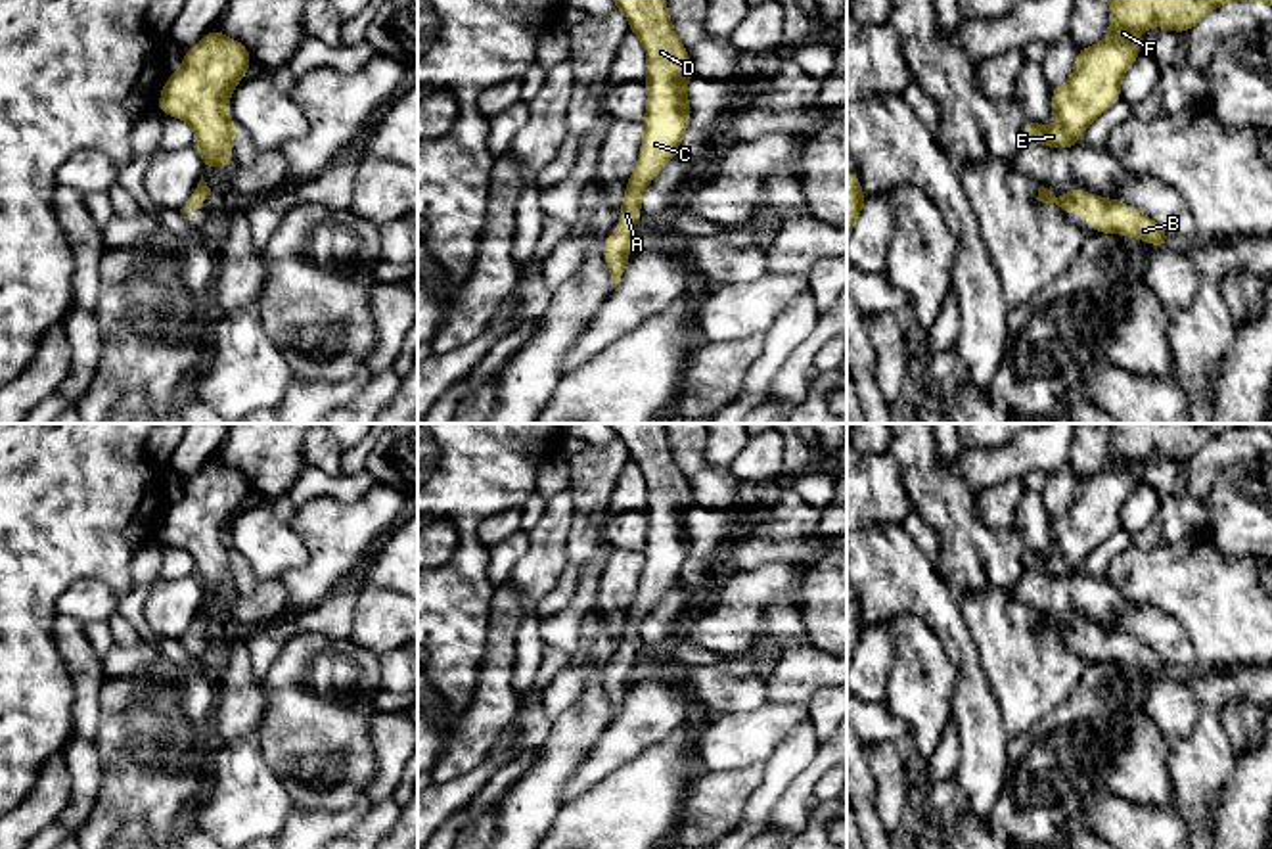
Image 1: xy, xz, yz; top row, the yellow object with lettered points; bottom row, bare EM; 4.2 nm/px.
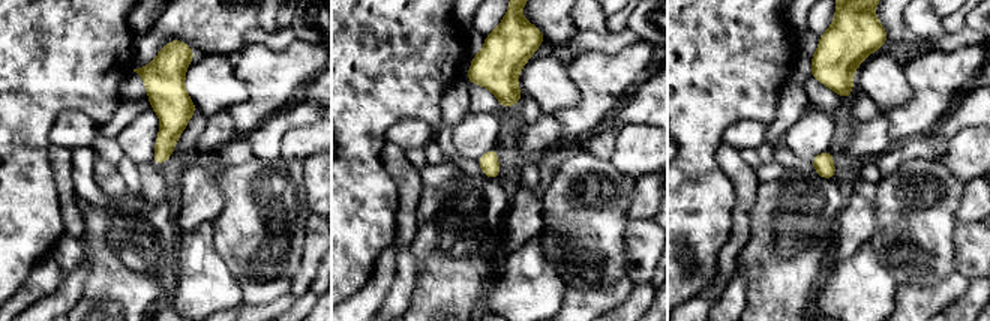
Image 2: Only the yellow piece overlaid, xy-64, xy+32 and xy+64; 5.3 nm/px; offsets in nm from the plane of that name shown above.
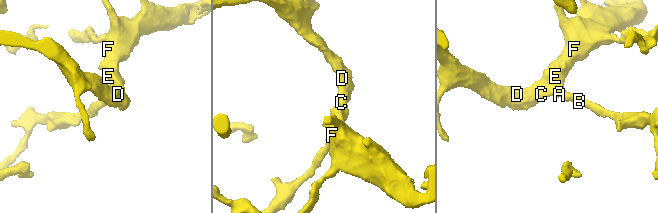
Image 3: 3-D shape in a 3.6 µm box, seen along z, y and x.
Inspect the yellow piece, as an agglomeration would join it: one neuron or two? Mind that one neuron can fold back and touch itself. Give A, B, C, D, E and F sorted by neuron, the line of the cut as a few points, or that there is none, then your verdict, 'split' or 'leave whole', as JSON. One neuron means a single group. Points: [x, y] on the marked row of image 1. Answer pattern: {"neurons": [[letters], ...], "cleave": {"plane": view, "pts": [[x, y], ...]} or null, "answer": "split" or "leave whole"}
{"neurons": [["A", "B", "C", "D", "E", "F"]], "cleave": null, "answer": "leave whole"}

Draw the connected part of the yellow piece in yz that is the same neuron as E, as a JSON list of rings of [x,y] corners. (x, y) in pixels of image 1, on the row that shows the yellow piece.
[[[1109,0],[1109,38],[1088,48],[1079,48],[1077,65],[1071,79],[1052,88],[1054,128],[1044,128],[1034,121],[1023,125],[1023,140],[1044,144],[1050,148],[1080,146],[1080,132],[1103,111],[1121,100],[1121,79],[1124,71],[1142,56],[1136,36],[1153,25],[1167,31],[1186,33],[1197,25],[1213,8],[1226,2],[1264,2],[1272,0]]]

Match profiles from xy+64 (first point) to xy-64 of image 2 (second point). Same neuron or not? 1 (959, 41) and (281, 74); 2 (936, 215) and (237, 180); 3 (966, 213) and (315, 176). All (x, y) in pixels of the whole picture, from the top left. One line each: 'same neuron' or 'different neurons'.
1: different neurons
2: same neuron
3: same neuron

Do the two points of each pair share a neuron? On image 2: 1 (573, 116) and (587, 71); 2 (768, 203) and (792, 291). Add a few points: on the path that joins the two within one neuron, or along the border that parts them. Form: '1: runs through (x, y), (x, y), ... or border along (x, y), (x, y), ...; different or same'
1: runs through (585, 105), (587, 83); same
2: runs through (768, 225), (767, 243), (780, 269); same

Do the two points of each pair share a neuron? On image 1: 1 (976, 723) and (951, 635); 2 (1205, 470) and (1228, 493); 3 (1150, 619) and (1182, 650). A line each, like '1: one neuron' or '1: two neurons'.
1: one neuron
2: two neurons
3: one neuron

